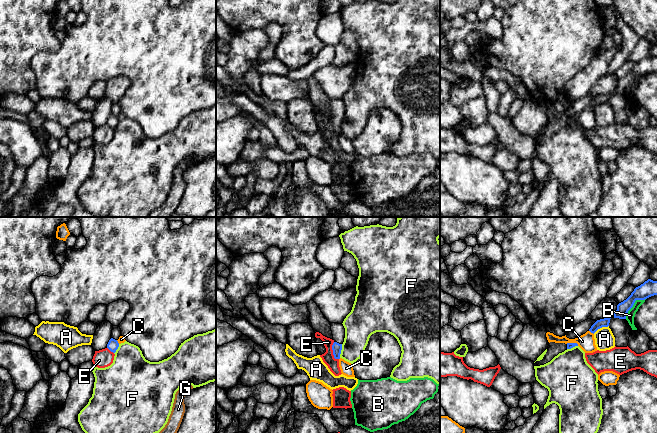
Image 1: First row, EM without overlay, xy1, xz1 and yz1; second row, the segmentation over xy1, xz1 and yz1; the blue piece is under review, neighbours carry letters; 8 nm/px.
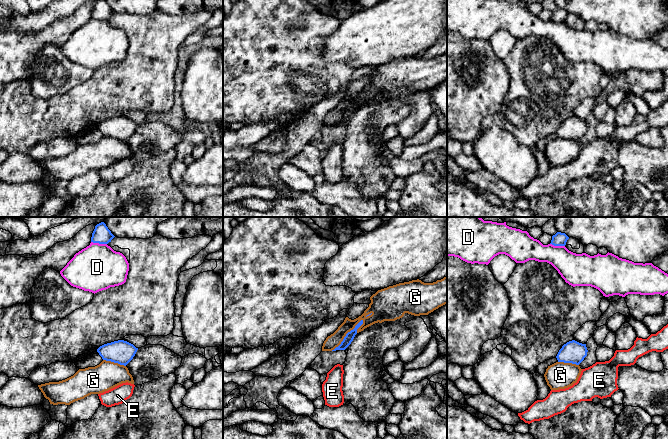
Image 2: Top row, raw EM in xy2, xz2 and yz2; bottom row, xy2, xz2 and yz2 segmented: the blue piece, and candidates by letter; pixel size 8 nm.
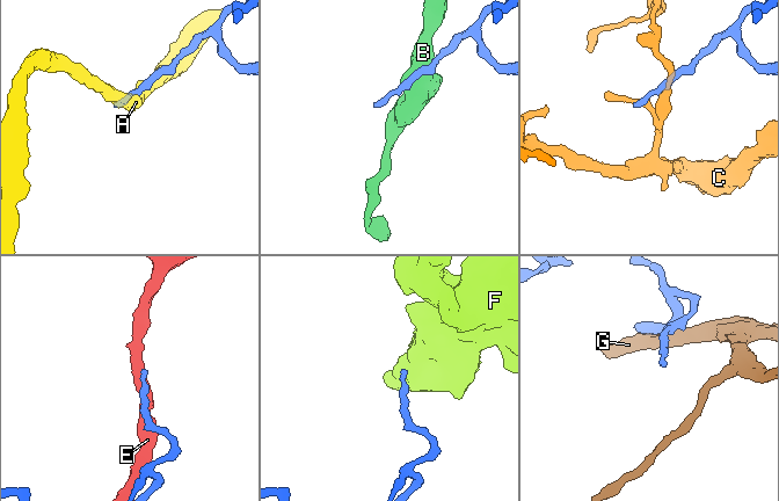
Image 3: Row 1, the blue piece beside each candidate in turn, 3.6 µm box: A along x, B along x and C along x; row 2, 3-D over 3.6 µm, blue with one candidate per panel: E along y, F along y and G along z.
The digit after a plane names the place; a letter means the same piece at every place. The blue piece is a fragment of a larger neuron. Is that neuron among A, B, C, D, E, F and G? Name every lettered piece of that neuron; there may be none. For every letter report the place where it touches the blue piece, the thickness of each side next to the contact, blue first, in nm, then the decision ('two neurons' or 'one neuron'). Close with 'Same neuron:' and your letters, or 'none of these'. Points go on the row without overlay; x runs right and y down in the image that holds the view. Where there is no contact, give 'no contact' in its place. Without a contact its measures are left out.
A: yz1 (600, 103) | 100/160 nm | two neurons
B: yz1 (633, 80) | 130/70 nm | two neurons
C: yz1 (591, 108) | 70/140 nm | two neurons
D: xy2 (99, 19) | 140/380 nm | two neurons
E: xz1 (333, 128) | 80/100 nm | two neurons
F: xz1 (340, 127) | 80/220 nm | two neurons
G: xz2 (346, 111) | 70/110 nm | two neurons
Same neuron: none of these

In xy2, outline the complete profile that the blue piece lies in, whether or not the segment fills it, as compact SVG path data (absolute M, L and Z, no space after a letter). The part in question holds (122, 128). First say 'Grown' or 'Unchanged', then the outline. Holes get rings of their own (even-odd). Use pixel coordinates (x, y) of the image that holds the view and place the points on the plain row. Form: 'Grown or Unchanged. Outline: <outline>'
Unchanged. Outline: M118 116L104 120L97 125L103 136L126 142L135 132L138 124L133 120Z

